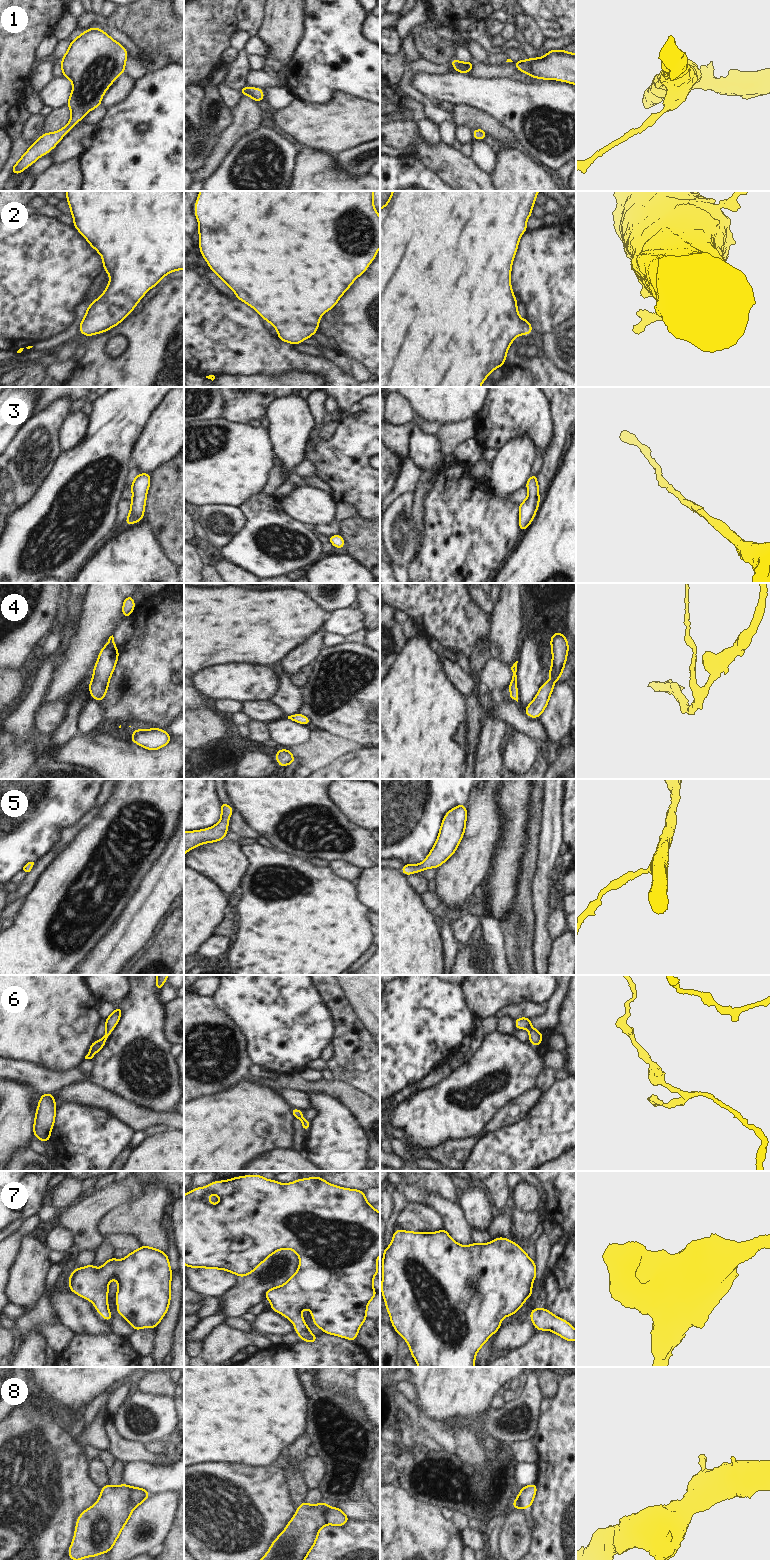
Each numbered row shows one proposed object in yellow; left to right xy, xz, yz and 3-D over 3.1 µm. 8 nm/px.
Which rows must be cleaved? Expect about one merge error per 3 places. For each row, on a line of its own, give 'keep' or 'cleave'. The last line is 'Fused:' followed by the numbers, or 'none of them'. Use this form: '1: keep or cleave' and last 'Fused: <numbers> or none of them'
1: keep
2: keep
3: keep
4: keep
5: keep
6: keep
7: keep
8: cleave
Fused: 8

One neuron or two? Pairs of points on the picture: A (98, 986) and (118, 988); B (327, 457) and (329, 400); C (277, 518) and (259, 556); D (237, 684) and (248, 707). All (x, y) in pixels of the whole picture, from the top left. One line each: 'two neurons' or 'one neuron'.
A: one neuron
B: two neurons
C: one neuron
D: two neurons

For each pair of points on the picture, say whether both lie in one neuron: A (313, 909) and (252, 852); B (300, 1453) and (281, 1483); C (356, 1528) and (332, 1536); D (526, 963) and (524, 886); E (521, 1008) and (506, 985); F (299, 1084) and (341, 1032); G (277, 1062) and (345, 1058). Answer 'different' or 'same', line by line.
A: same
B: different
C: same
D: same
E: different
F: different
G: different

